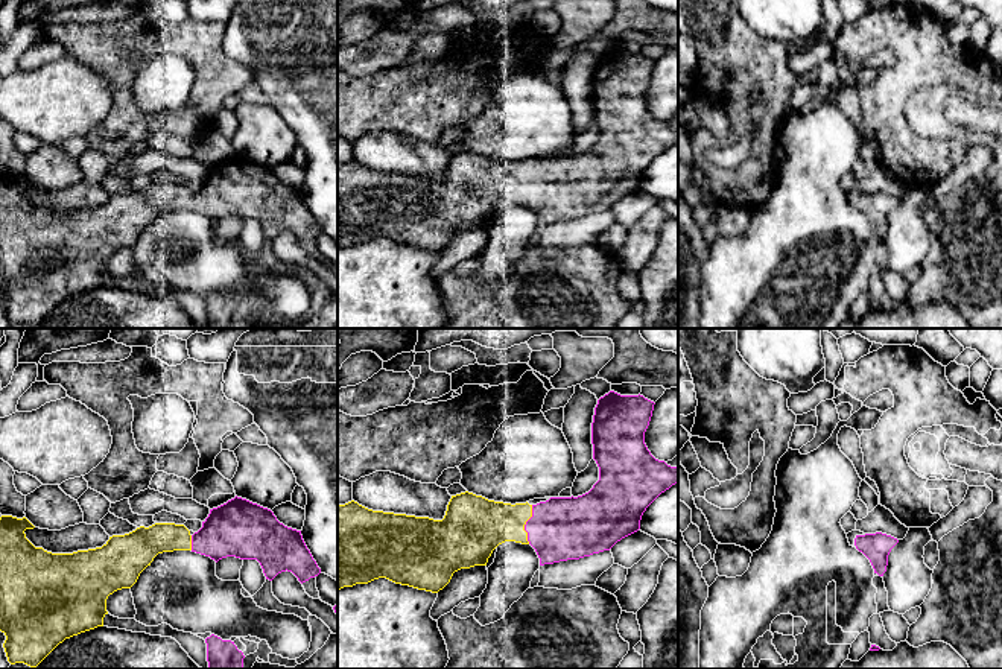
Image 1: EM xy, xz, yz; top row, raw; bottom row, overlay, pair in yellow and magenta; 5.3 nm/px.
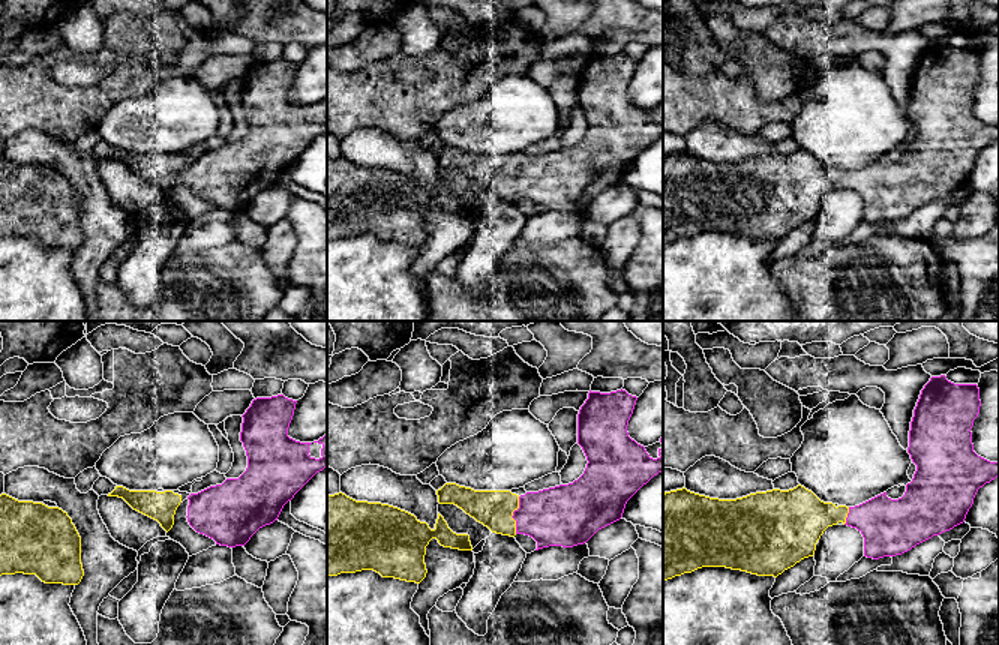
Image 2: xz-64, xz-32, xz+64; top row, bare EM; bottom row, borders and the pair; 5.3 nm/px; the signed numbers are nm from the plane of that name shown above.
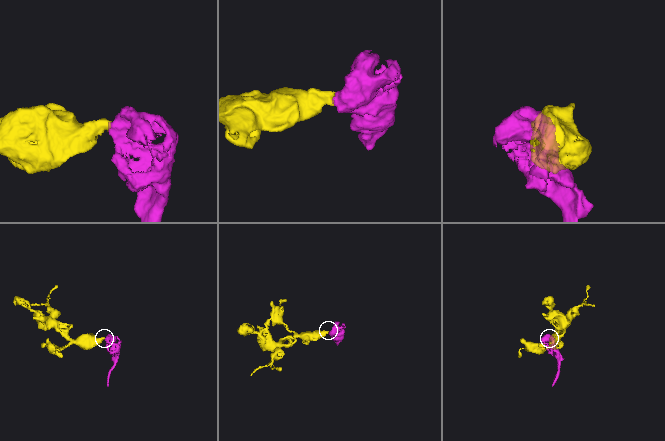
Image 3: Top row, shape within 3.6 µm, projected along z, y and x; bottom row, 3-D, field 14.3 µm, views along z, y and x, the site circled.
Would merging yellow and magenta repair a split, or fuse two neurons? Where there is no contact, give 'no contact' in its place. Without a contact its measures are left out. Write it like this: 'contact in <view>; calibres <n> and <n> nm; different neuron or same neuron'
contact in xz; calibres 300 and 340 nm; same neuron

